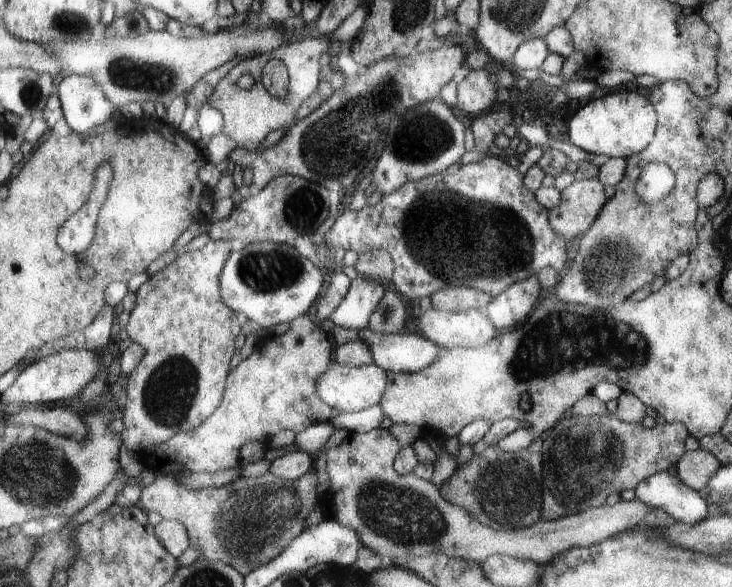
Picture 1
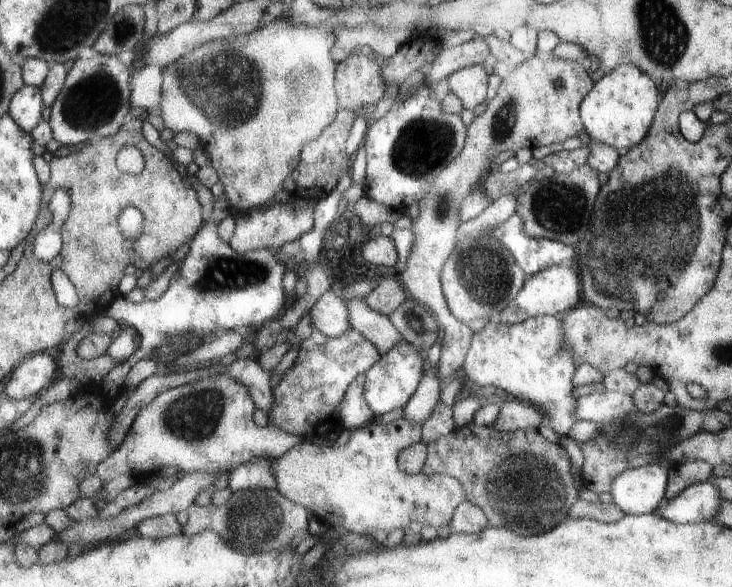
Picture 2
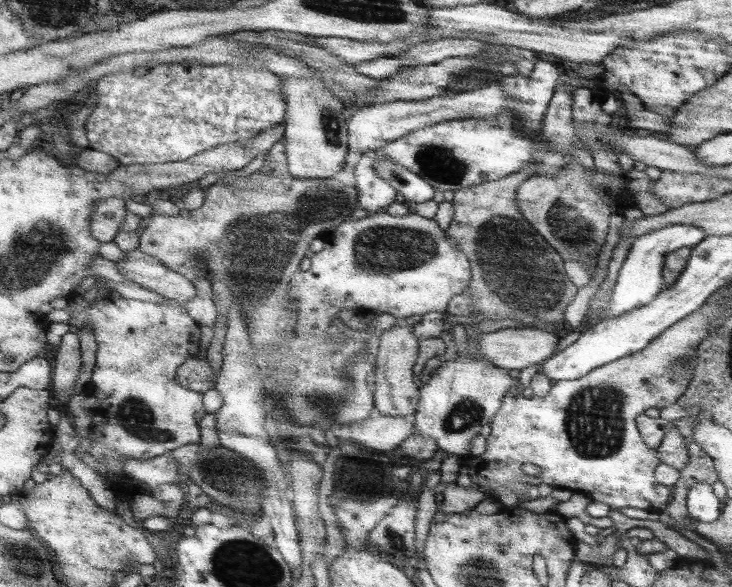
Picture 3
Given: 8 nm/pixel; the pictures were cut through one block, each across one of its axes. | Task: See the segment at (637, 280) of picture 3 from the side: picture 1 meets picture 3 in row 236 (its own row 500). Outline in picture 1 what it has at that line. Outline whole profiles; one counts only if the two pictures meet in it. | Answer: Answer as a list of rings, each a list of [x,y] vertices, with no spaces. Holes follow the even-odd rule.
[[[665,470],[645,478],[645,482],[641,482],[633,492],[639,502],[663,510],[669,518],[675,520],[675,524],[695,526],[713,514],[699,492],[689,490],[677,480],[677,476],[671,476]]]

